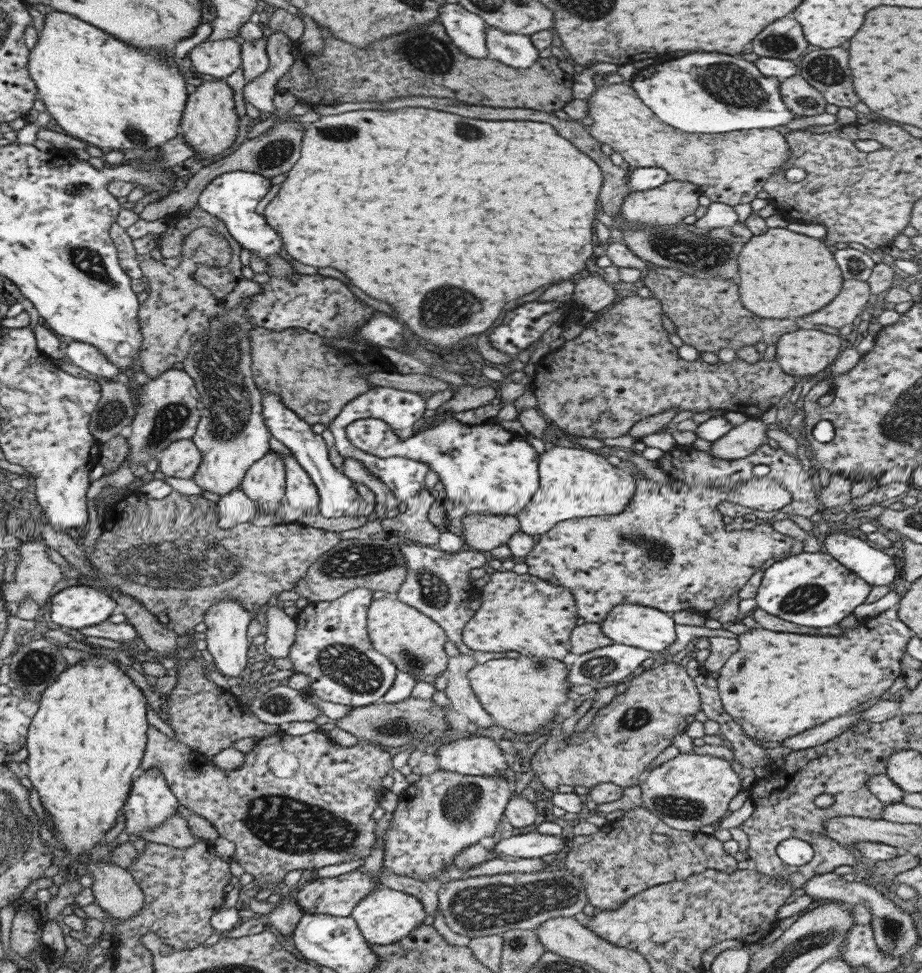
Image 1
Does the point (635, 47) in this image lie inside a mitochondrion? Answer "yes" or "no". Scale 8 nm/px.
no

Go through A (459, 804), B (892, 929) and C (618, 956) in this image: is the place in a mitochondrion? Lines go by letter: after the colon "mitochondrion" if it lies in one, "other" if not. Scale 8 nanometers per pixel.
A: mitochondrion
B: mitochondrion
C: other

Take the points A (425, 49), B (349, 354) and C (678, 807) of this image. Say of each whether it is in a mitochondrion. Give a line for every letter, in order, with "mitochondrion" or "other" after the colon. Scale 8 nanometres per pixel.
A: mitochondrion
B: other
C: mitochondrion

